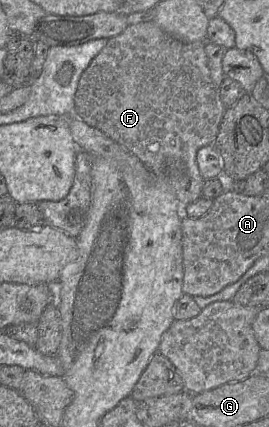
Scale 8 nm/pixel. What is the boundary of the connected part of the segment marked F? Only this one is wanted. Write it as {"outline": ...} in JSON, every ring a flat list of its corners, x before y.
{"outline":[[154,21,128,25,94,57,82,73,74,98,74,113,135,155,171,188,182,208,202,196,204,178,196,161,197,151,213,145,226,107,213,83,204,42,187,43,163,31]]}

